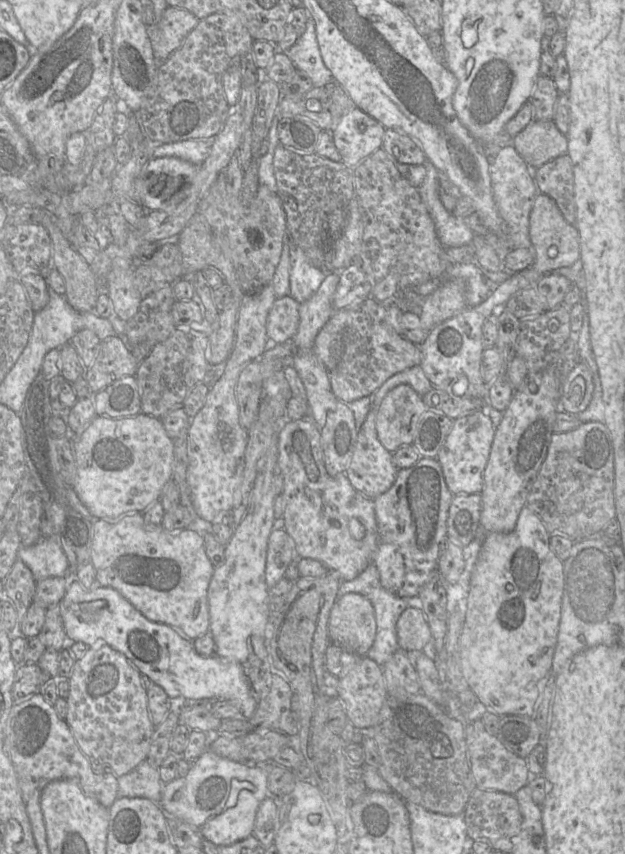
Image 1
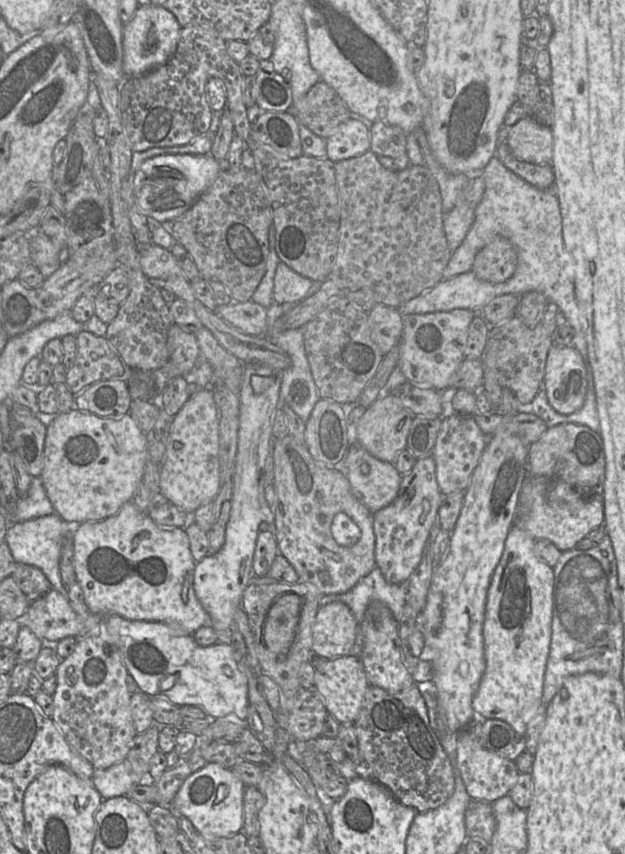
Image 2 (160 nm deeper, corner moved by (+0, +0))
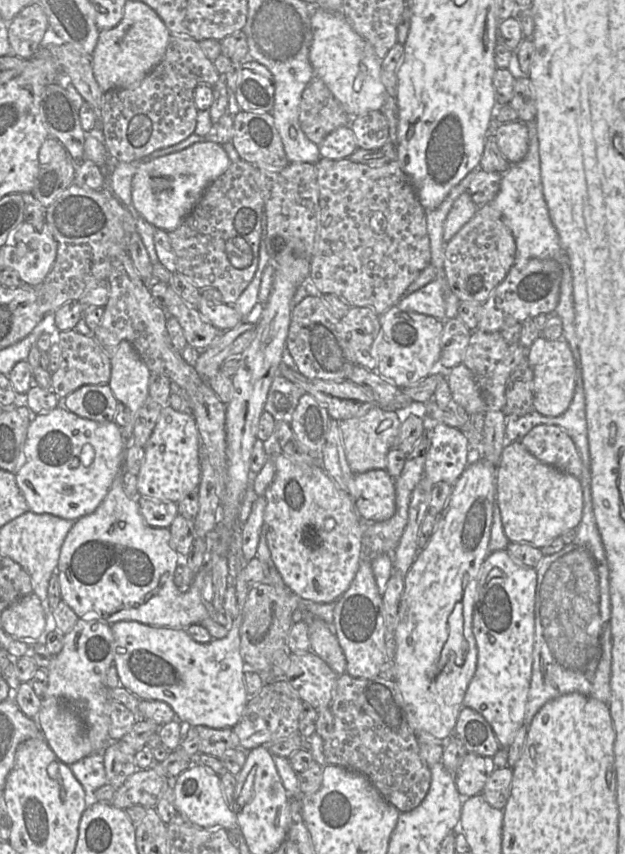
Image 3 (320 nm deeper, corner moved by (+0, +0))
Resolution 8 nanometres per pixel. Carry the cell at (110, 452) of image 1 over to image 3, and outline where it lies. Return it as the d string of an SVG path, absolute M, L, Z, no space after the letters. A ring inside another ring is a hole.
M61 408L38 414L28 427L25 463L15 474L29 511L76 521L93 513L120 473L125 442L114 422L96 422Z

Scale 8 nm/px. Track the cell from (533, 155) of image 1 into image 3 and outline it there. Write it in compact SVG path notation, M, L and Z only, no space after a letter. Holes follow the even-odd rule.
M512 121L500 124L494 136L499 150L510 162L521 161L528 151L529 135L526 123L522 121Z

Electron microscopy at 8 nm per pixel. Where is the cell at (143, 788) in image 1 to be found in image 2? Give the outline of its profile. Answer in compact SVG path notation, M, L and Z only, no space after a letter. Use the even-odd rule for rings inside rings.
M124 760L107 769L95 769L91 782L103 800L126 793L138 782L130 763Z

